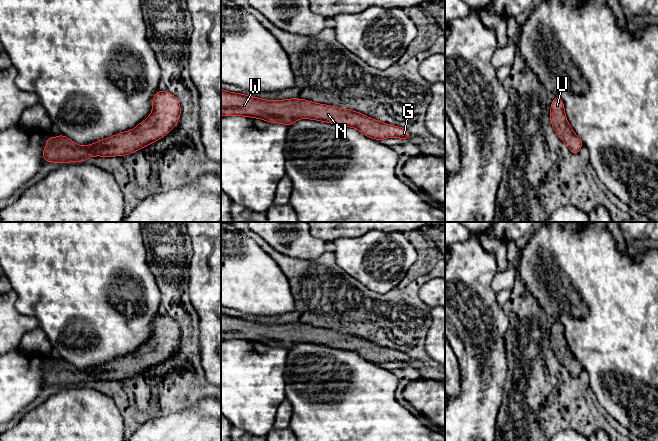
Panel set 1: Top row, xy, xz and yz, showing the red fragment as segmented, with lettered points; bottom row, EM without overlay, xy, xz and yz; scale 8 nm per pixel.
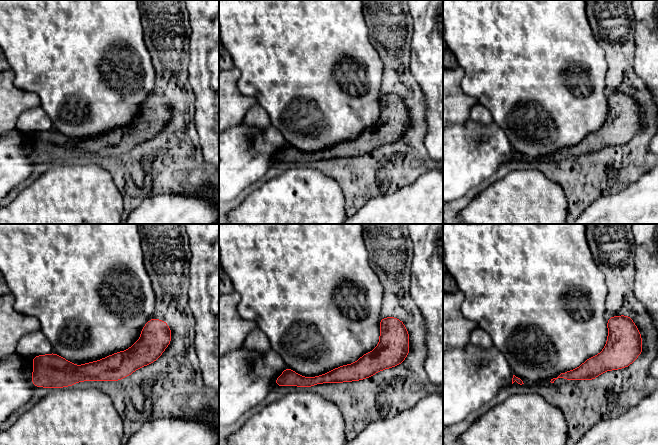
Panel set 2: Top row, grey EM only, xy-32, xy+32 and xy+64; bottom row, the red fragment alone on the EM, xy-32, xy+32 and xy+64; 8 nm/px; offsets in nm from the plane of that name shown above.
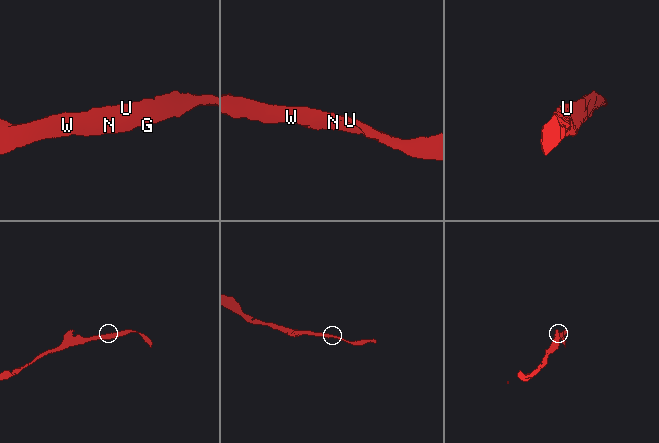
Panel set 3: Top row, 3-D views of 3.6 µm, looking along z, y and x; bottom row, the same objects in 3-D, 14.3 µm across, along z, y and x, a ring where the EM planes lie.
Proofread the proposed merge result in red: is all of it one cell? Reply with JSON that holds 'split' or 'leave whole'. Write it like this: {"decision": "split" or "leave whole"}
{"decision": "leave whole"}

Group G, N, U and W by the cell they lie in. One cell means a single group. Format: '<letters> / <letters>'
G N U W

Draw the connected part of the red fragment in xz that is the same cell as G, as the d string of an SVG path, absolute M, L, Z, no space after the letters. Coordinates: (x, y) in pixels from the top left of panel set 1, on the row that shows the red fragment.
M221 89L221 116L247 116L263 119L271 123L282 123L286 126L293 124L299 119L307 118L346 127L354 127L365 136L380 141L383 141L388 137L399 137L404 141L412 136L404 128L374 120L364 114L349 109L340 109L334 106L317 104L297 98L280 101L264 100L257 97L246 96L244 94L228 92L223 89Z

